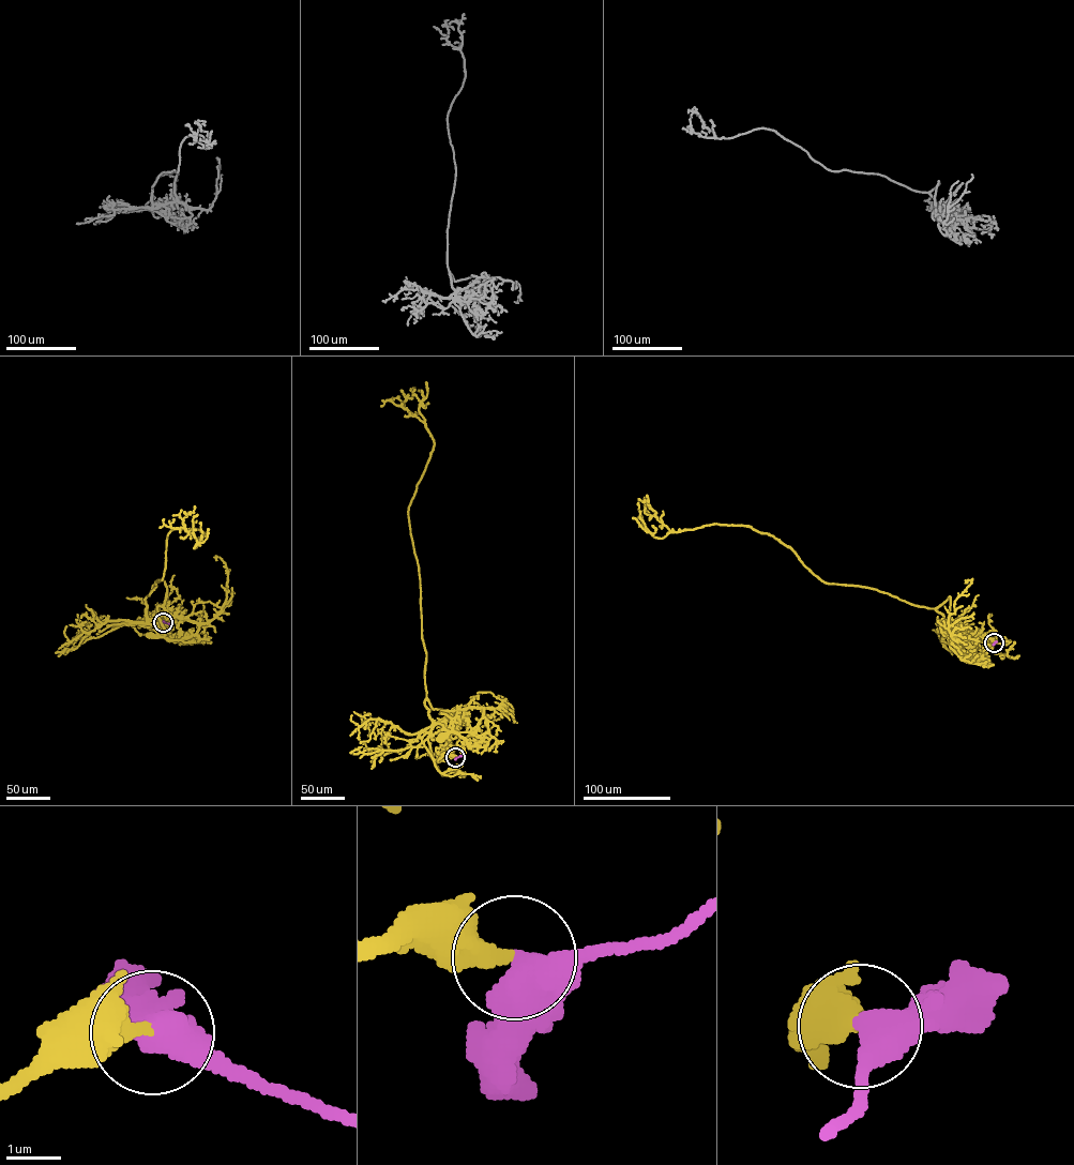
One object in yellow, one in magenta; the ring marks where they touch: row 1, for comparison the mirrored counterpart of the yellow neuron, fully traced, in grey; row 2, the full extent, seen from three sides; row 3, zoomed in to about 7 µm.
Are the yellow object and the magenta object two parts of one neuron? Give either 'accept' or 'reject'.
accept

